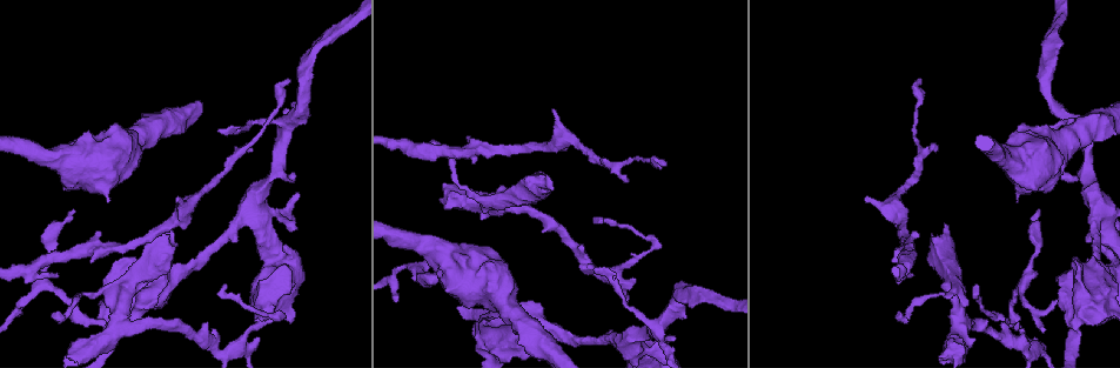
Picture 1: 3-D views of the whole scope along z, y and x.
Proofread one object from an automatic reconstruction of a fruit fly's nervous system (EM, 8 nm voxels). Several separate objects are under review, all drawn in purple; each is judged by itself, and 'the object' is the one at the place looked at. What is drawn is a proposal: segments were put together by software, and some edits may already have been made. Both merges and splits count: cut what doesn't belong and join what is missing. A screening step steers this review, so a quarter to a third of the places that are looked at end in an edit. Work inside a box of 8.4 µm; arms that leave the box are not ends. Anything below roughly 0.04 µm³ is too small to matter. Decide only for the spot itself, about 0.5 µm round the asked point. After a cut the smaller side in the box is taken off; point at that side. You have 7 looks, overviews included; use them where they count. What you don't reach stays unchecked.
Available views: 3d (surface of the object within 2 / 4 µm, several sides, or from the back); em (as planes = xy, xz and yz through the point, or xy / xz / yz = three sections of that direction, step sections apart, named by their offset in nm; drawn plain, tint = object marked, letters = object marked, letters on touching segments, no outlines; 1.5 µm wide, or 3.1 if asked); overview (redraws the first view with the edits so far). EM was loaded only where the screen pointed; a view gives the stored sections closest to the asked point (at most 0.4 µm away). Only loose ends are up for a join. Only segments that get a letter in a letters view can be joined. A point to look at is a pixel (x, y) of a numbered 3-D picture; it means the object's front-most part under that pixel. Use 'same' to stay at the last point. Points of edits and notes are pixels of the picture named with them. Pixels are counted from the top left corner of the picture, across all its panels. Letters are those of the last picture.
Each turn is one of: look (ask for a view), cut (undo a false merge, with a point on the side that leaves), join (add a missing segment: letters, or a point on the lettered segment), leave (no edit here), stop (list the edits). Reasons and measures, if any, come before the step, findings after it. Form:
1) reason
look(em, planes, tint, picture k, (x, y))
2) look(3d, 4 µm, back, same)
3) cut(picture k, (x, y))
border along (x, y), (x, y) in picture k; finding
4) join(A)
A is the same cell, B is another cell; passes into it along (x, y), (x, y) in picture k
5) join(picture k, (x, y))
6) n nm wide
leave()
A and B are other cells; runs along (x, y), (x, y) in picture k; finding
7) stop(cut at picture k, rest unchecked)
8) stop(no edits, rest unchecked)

end of a long branch
look(em, planes, letters, picture 1, (288, 81))

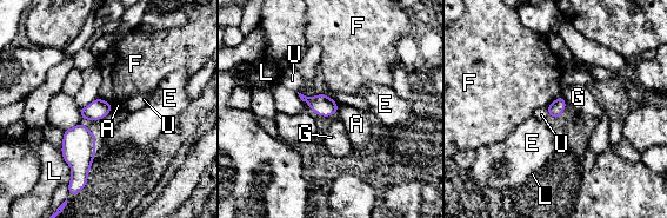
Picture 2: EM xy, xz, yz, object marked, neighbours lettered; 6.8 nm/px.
leave()
A, E, F, G, L and U are other cells; no lettered segment goes on from it

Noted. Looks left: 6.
calibre changes
look(em, planes, letters, picture 1, (895, 193))

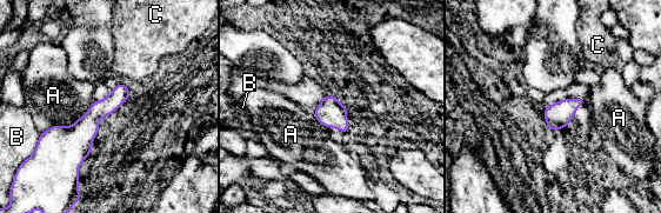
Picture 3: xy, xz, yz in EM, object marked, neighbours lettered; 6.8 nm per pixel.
leave()
A, B and C are other cells; one cell here

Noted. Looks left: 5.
an open end
look(em, planes, letters, picture 1, (298, 194))

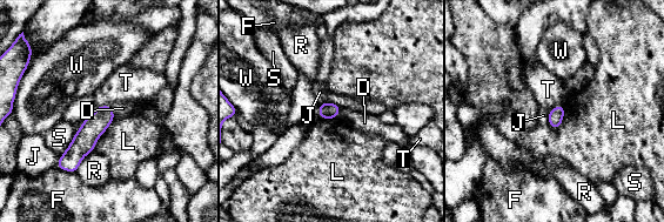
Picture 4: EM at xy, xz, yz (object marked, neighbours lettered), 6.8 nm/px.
100 nm wide
leave()
D, F, J, L, R, S, T and W are other cells; border along (563, 105), (557, 105), (549, 112) in picture 4; none of them fits

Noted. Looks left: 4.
stop(no edits, rest unchecked)

